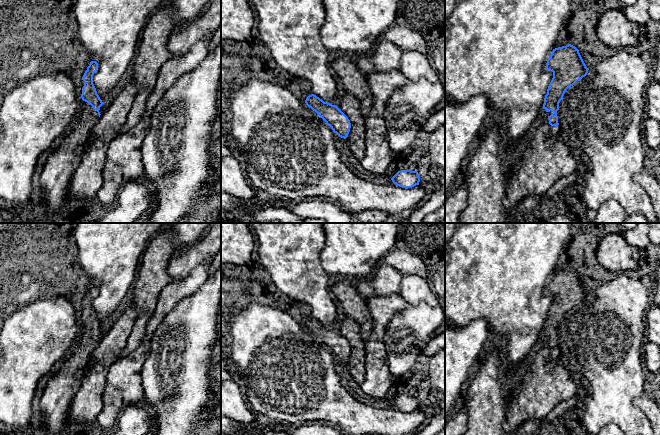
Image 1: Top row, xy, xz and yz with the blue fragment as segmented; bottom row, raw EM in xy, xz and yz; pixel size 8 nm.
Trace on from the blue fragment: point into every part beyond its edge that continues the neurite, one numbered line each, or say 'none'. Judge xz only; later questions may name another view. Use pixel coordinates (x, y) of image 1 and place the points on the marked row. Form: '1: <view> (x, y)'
1: xz (306, 87)

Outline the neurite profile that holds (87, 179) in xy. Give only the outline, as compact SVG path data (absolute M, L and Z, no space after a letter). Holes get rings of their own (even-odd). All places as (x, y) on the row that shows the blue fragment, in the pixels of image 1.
M131 80L99 116L94 110L88 121L91 134L79 150L80 162L71 176L68 191L75 200L91 200L103 184L103 169L109 144L120 134L137 92Z

